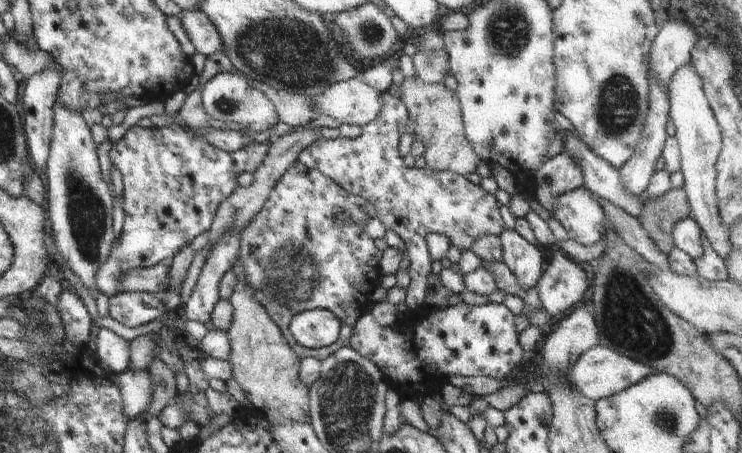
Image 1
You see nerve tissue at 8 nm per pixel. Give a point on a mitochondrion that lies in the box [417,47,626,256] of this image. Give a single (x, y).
(430, 61)

